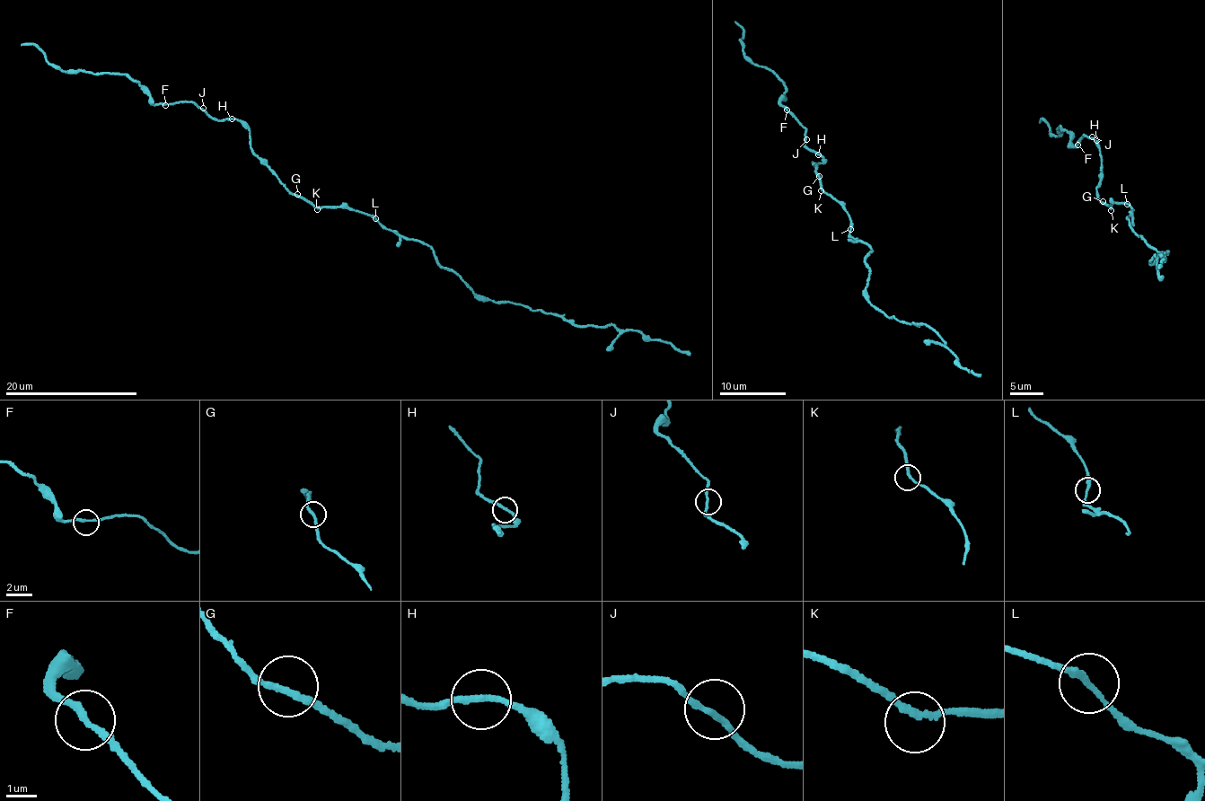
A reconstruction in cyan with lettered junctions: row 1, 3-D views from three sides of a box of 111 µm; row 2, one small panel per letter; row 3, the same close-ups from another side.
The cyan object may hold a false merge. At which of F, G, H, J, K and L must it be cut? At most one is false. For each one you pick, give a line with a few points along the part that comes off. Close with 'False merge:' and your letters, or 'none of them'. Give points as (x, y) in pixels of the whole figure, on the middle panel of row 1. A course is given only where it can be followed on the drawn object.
L: (850, 230), (851, 238), (872, 251), (865, 259), (871, 304), (900, 321), (927, 323), (964, 368), (980, 375)
False merge: L

